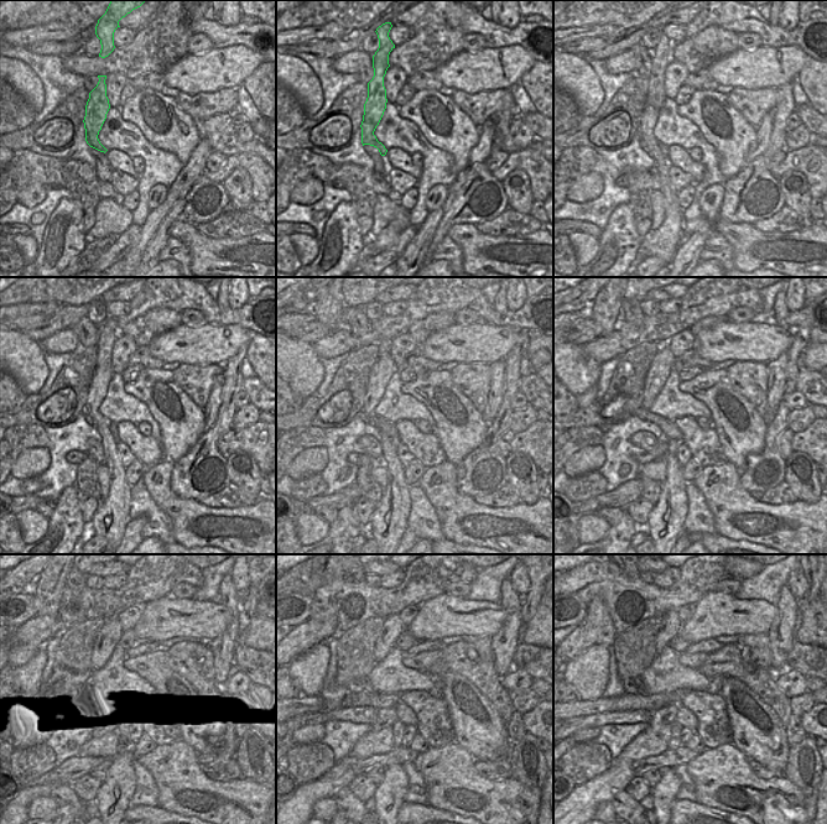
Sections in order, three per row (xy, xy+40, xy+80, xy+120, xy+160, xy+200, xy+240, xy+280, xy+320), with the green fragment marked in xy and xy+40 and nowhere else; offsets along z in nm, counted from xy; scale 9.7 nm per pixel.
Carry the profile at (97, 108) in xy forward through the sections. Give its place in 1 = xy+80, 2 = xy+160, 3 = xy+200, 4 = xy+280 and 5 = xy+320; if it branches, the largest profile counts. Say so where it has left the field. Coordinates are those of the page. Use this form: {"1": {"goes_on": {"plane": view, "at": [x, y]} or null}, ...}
{"1": {"goes_on": {"plane": "xy+80", "at": [662, 243]}}, "2": {"goes_on": {"plane": "xy+160", "at": [389, 520]}}, "3": {"goes_on": {"plane": "xy+200", "at": [666, 520]}}, "4": {"goes_on": {"plane": "xy+280", "at": [389, 796]}}, "5": {"goes_on": {"plane": "xy+320", "at": [665, 792]}}}

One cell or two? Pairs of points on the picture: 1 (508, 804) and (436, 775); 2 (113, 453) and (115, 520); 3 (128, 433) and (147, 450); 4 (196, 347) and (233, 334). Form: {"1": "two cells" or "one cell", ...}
{"1": "one cell", "2": "one cell", "3": "one cell", "4": "one cell"}

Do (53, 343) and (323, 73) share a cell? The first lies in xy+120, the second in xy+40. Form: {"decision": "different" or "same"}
{"decision": "different"}

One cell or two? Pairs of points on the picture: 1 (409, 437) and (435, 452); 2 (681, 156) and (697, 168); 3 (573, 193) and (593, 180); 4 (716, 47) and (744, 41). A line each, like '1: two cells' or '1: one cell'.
1: one cell
2: one cell
3: one cell
4: two cells

